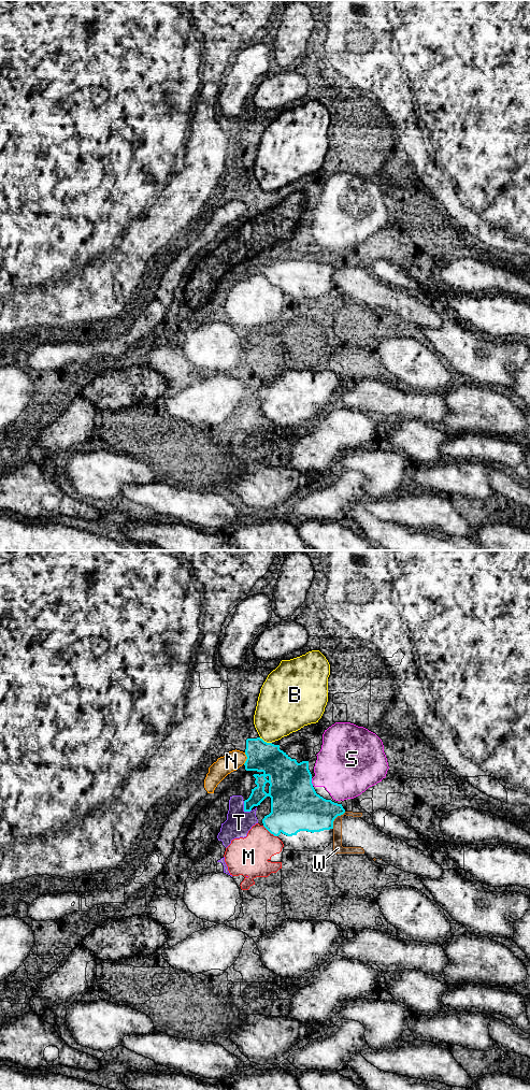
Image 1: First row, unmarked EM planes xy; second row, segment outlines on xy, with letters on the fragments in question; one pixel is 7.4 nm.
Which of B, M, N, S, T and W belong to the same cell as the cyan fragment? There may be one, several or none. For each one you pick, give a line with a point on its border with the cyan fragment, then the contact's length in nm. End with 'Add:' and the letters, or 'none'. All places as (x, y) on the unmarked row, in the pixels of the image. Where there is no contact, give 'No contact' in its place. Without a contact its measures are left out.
Add: none

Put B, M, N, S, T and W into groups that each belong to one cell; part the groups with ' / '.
B / M T / N / S / W

